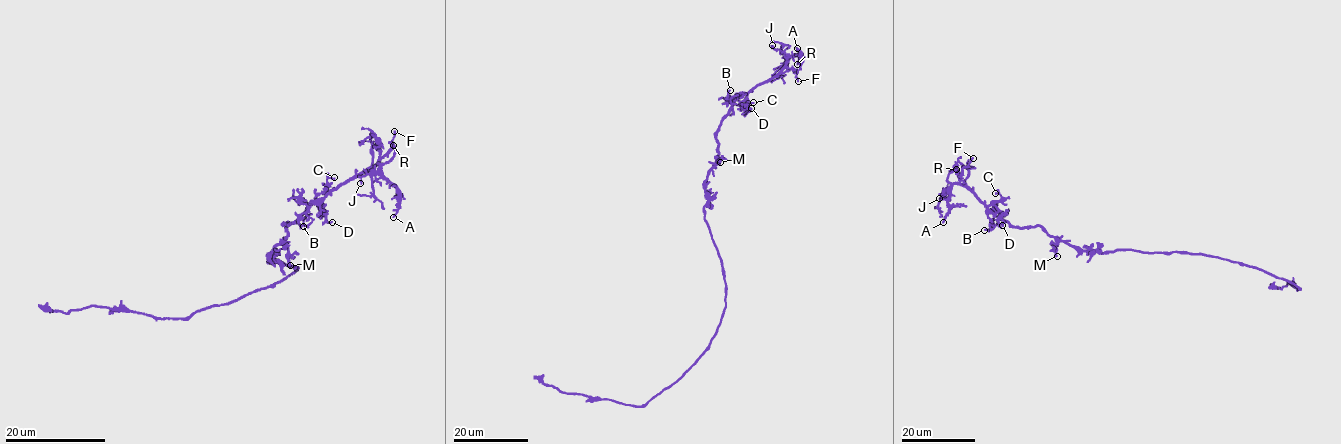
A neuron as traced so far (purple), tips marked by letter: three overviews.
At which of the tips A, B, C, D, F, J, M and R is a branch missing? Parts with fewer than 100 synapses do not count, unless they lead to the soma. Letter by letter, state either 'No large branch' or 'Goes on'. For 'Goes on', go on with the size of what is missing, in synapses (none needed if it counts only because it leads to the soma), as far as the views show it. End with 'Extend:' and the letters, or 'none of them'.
A: No large branch
B: No large branch
C: No large branch
D: No large branch
F: No large branch
J: No large branch
M: No large branch
R: Goes on
Extend: R

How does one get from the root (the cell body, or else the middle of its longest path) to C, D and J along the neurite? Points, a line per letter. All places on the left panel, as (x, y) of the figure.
C: (290, 266), (279, 260), (268, 262), (286, 235), (284, 223), (291, 224), (324, 190), (327, 179), (334, 177)
D: (290, 266), (279, 260), (268, 262), (286, 235), (284, 223), (291, 224), (315, 200), (325, 219), (332, 222)
J: (290, 266), (268, 262), (286, 235), (284, 223), (291, 224), (340, 184), (379, 165), (360, 183)

